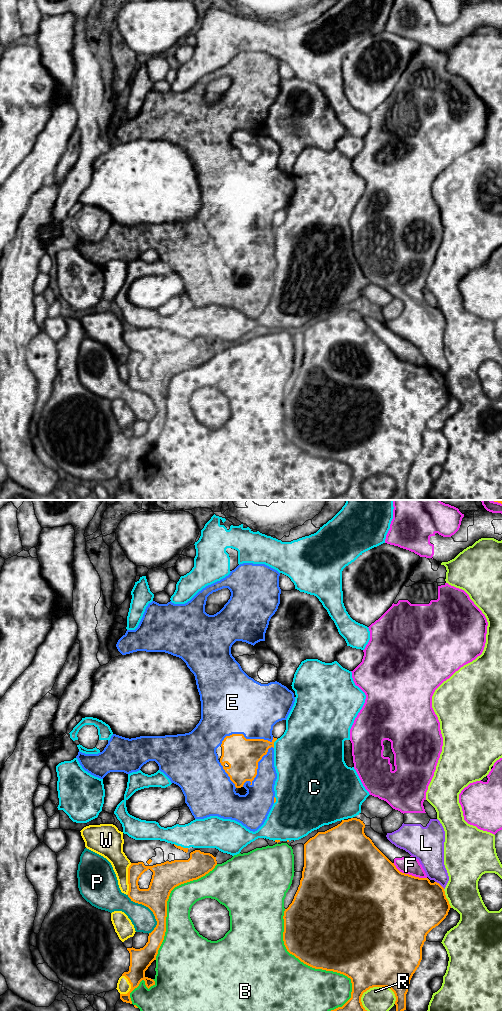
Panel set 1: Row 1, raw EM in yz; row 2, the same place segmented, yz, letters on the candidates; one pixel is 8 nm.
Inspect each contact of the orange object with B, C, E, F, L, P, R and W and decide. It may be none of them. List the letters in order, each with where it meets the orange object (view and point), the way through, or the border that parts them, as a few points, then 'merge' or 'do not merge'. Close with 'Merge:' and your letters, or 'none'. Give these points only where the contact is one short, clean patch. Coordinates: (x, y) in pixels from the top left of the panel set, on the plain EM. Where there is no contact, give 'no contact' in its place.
B: yz (312, 455) | do not merge
C: yz (273, 231) | do not merge
E: yz (244, 225) | do not merge
F: yz (408, 362) | do not merge
L: yz (439, 372) | do not merge
P: yz (150, 397) | do not merge
R: yz (382, 474) | do not merge
W: yz (128, 367) | do not merge
Merge: none

